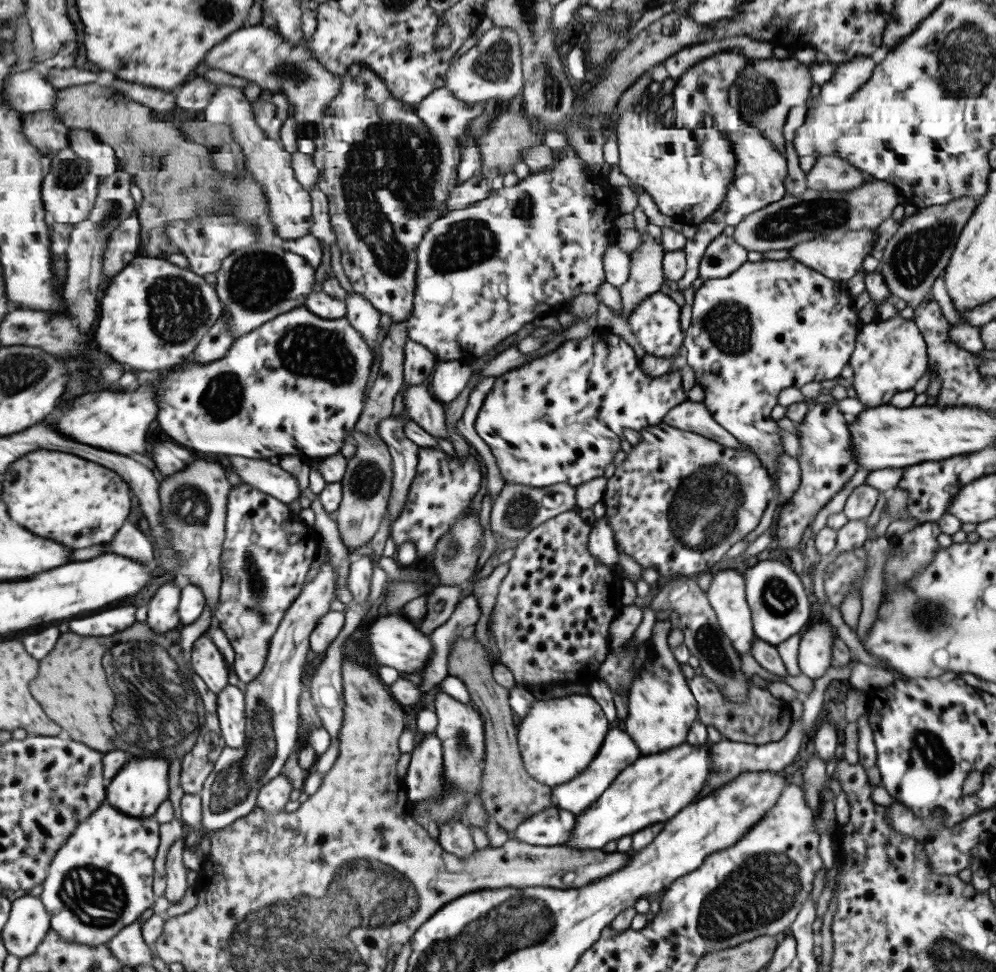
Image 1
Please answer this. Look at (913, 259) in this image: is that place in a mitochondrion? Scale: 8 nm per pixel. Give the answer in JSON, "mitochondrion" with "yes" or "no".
{"mitochondrion":"yes"}

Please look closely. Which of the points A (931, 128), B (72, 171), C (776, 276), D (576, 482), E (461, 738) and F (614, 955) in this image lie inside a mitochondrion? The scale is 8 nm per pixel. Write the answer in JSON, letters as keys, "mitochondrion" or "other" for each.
{"A":"other","B":"mitochondrion","C":"other","D":"other","E":"mitochondrion","F":"other"}

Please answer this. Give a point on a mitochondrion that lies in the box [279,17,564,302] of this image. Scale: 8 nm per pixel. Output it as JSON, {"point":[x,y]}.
{"point":[469,241]}

